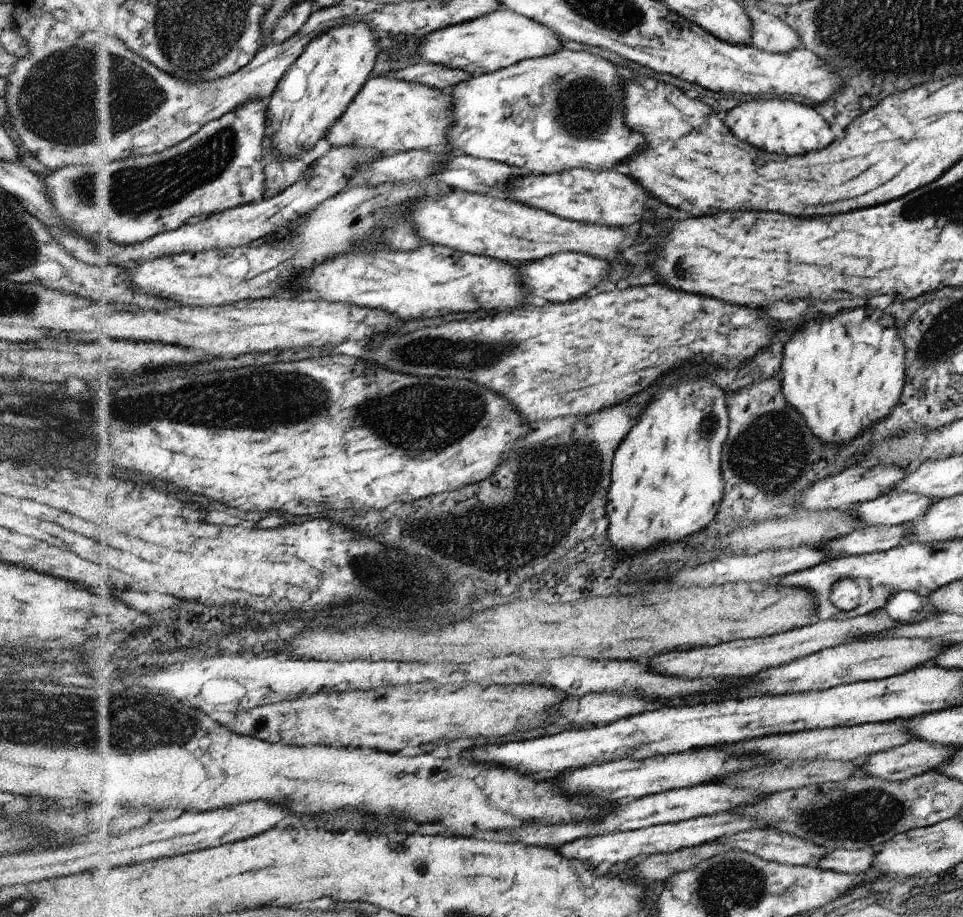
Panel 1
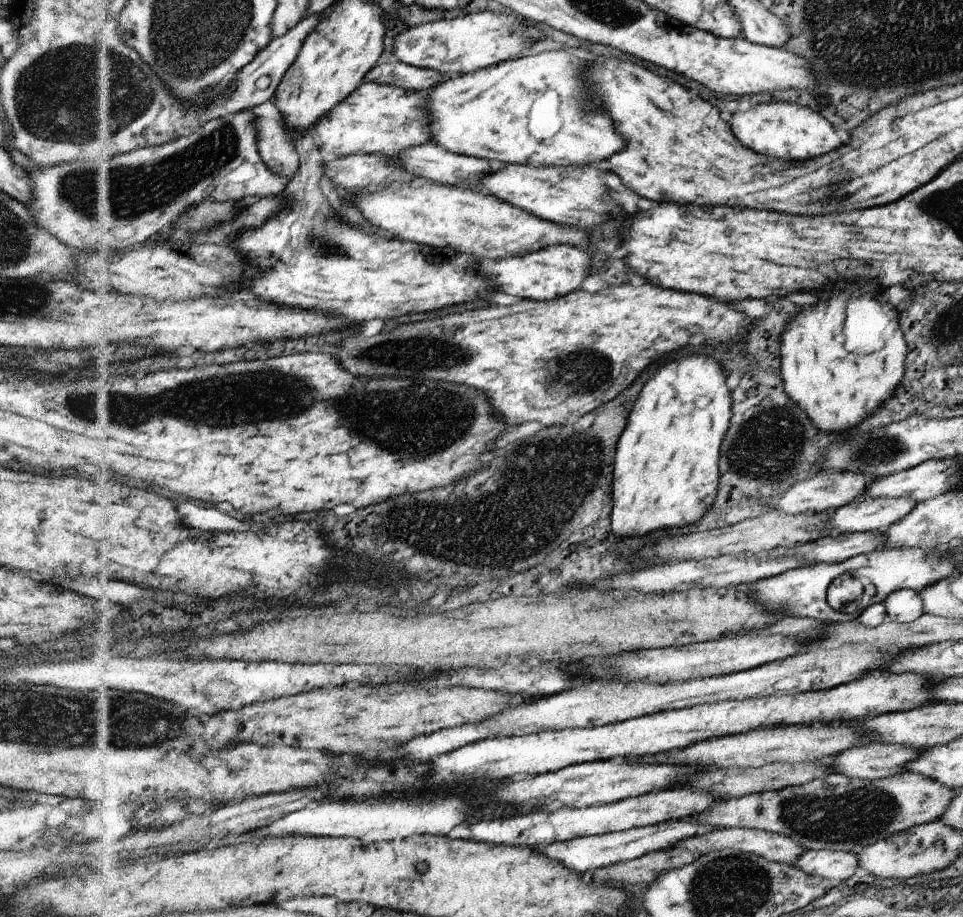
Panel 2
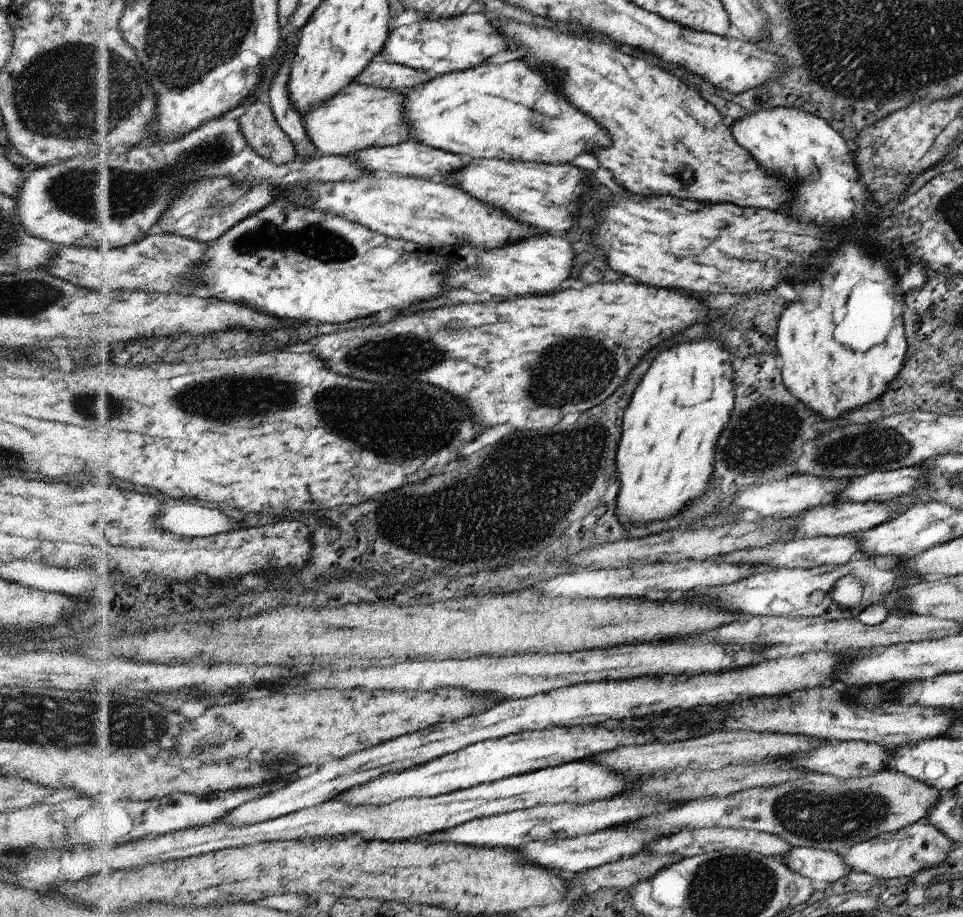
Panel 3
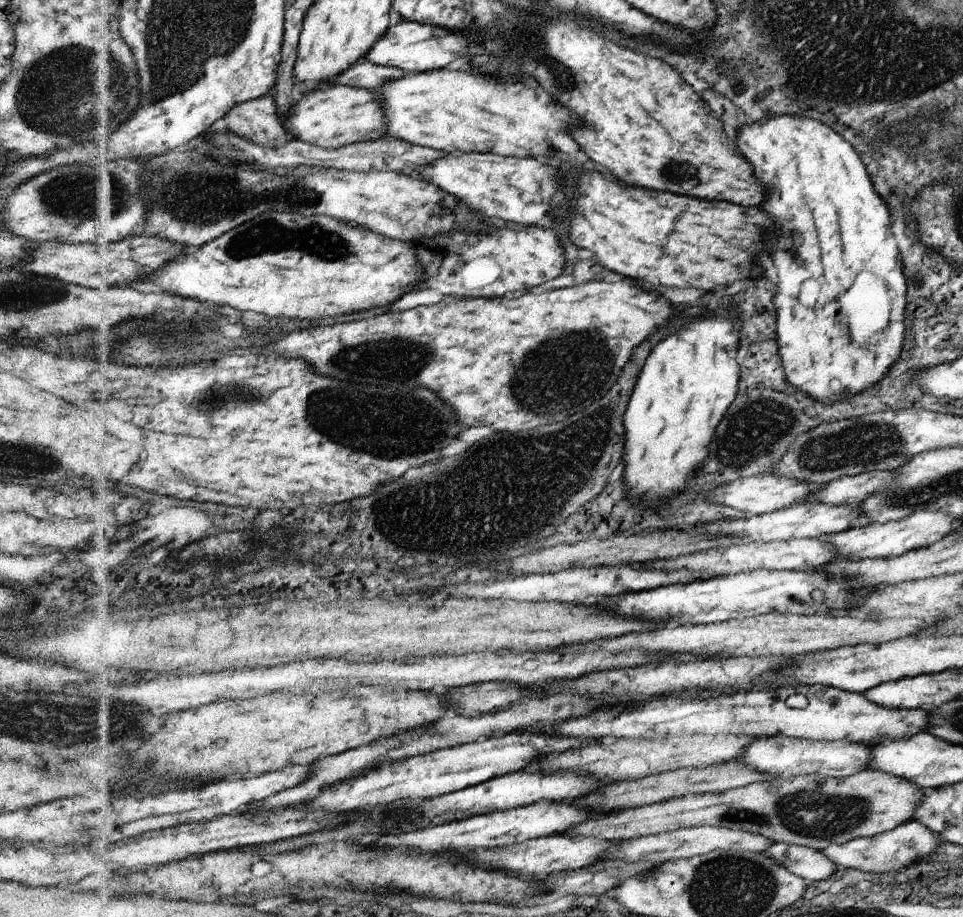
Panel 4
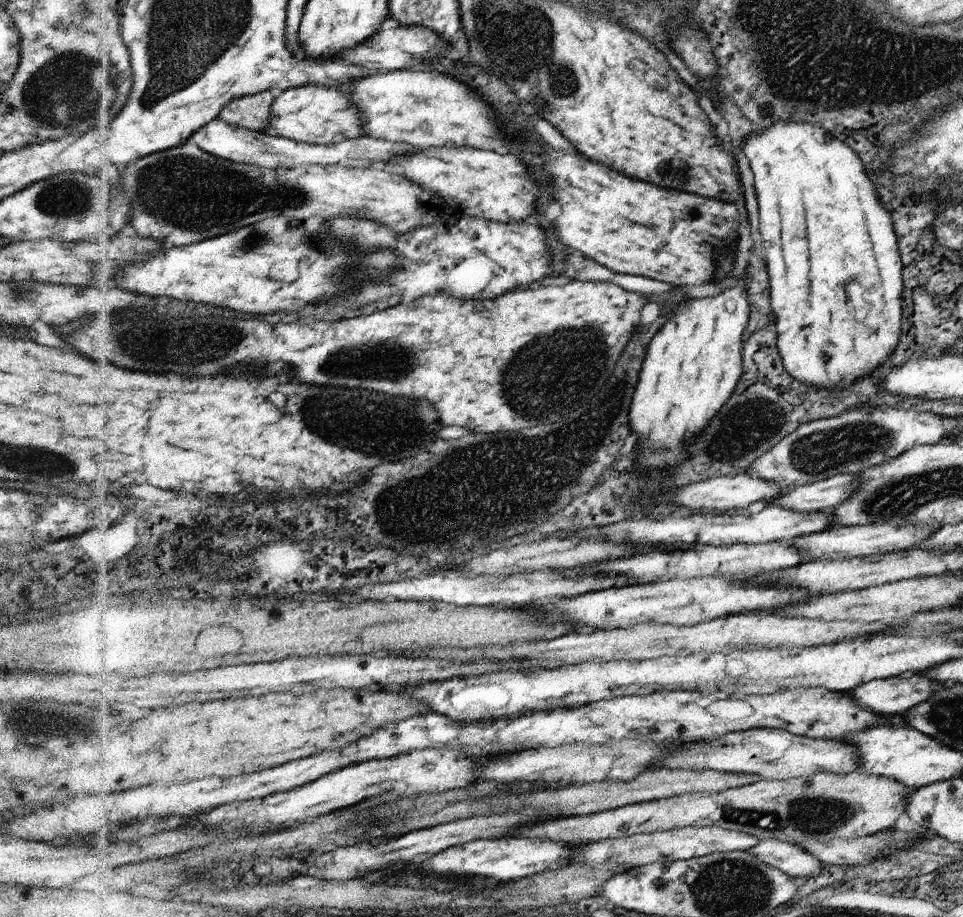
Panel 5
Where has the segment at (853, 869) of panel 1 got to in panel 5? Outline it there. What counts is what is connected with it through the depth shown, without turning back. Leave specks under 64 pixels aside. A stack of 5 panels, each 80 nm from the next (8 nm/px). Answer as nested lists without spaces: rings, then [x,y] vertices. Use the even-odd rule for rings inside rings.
[[[776,839],[760,840],[747,852],[751,856],[757,857],[757,860],[763,864],[774,866],[781,872],[795,878],[817,876],[825,868],[815,856],[811,856],[809,852],[795,846],[795,843]]]

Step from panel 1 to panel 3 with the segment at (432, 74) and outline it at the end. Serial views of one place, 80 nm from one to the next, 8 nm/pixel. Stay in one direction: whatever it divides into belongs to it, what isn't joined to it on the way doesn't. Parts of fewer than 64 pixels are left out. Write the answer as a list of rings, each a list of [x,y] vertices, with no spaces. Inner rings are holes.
[[[369,62],[365,66],[364,72],[357,74],[351,83],[401,91],[411,88],[411,86],[417,86],[417,84],[423,84],[430,78],[425,72],[413,70],[409,66],[401,66],[401,64],[392,62]]]

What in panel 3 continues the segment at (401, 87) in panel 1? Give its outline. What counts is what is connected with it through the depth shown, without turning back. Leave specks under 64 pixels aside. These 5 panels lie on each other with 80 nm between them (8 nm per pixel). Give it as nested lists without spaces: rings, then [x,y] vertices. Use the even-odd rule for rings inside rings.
[[[350,83],[335,98],[303,114],[305,130],[322,155],[355,154],[371,146],[395,146],[409,139],[409,128],[403,120],[403,96],[398,90],[373,88]]]

